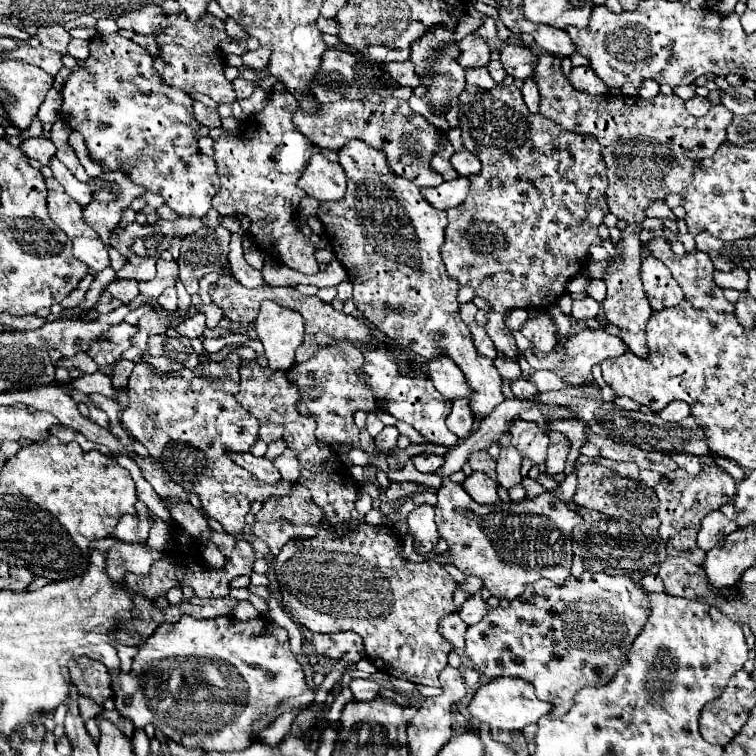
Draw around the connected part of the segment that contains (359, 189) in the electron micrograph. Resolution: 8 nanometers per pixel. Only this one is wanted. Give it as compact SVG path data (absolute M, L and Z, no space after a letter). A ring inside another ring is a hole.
M350 141L338 153L340 165L348 177L348 189L344 199L340 201L324 201L318 209L318 219L324 225L326 237L336 259L344 265L350 283L354 285L354 303L364 313L364 317L388 339L400 347L410 351L420 363L428 363L432 357L446 353L466 375L474 395L470 399L470 407L476 415L488 415L496 405L504 401L502 395L502 377L494 367L494 361L482 357L472 341L468 325L460 319L460 303L458 289L460 283L448 277L444 269L444 261L440 257L440 245L444 243L446 229L446 211L440 211L422 197L418 187L402 177L390 173L386 165L386 157L382 151L370 147L364 141Z

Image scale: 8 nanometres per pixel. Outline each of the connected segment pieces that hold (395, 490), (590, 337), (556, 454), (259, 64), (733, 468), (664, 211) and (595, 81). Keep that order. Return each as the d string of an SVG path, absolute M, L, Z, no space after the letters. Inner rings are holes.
M390 483L390 487L386 489L386 497L390 501L398 501L400 498L410 497L418 491L416 483Z
M584 329L584 331L576 331L572 333L570 337L564 339L564 345L556 343L556 347L550 351L550 353L542 353L538 351L534 345L530 345L530 349L524 351L524 357L526 361L530 363L532 369L548 369L548 371L556 371L560 375L560 379L568 385L584 385L590 375L592 375L592 367L604 359L610 359L610 357L618 357L622 355L624 351L628 351L628 347L624 345L622 339L606 333L604 329L598 329L598 331L592 331L592 329Z
M568 439L562 441L562 443L550 445L548 459L546 459L546 471L548 471L548 475L556 475L556 473L564 471L568 453L570 453L570 441Z
M264 45L264 47L258 47L256 51L248 51L246 55L242 55L242 61L244 61L244 67L260 71L260 69L264 69L268 65L270 55L272 55L272 47Z
M717 458L716 463L723 467L735 480L741 481L745 476L743 469L733 461Z
M656 201L656 203L652 203L652 205L648 207L646 217L658 217L658 219L672 219L672 221L676 221L674 213L670 211L670 207L668 207L664 201Z
M572 67L568 81L574 89L584 91L588 95L606 95L608 93L608 87L602 83L602 79L598 79L598 75L590 67Z

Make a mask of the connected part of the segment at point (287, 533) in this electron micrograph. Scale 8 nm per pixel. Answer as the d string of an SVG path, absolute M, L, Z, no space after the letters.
M285 519L273 523L256 521L253 525L254 534L266 541L272 555L278 555L281 548L292 539L306 539L316 536L319 528L311 525L294 525Z

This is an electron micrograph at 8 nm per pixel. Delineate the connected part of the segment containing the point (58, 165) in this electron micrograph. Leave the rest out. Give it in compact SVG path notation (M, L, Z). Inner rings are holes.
M54 157L54 159L50 161L50 169L52 169L56 181L66 189L66 193L68 193L74 201L78 201L80 207L86 207L86 205L92 201L92 191L90 191L90 187L88 187L86 183L78 181L78 179L70 173L70 169L64 167L62 161L58 161L58 157Z

